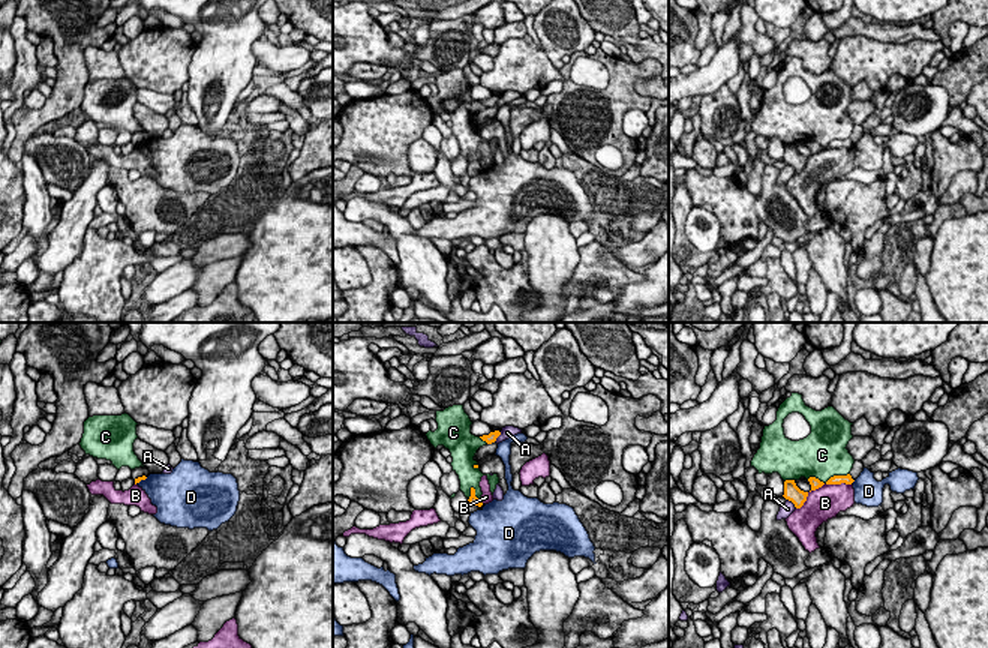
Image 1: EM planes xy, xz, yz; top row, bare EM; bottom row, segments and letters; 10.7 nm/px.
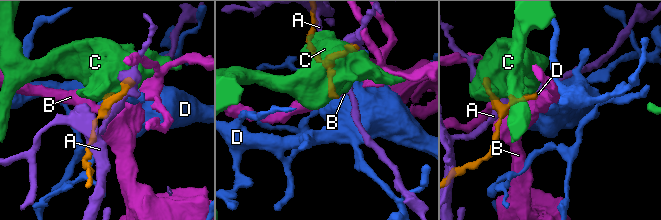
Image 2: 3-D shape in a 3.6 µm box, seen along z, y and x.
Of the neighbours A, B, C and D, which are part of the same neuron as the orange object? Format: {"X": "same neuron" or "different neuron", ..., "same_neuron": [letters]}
{"A": "different neuron", "B": "different neuron", "C": "different neuron", "D": "different neuron", "same_neuron": []}

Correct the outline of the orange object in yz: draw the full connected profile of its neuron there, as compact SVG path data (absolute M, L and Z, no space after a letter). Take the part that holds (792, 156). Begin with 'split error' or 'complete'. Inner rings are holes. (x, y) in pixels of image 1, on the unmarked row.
complete; M795 144L784 146L784 159L786 164L792 165L796 172L801 172L807 165L808 156L801 154Z

